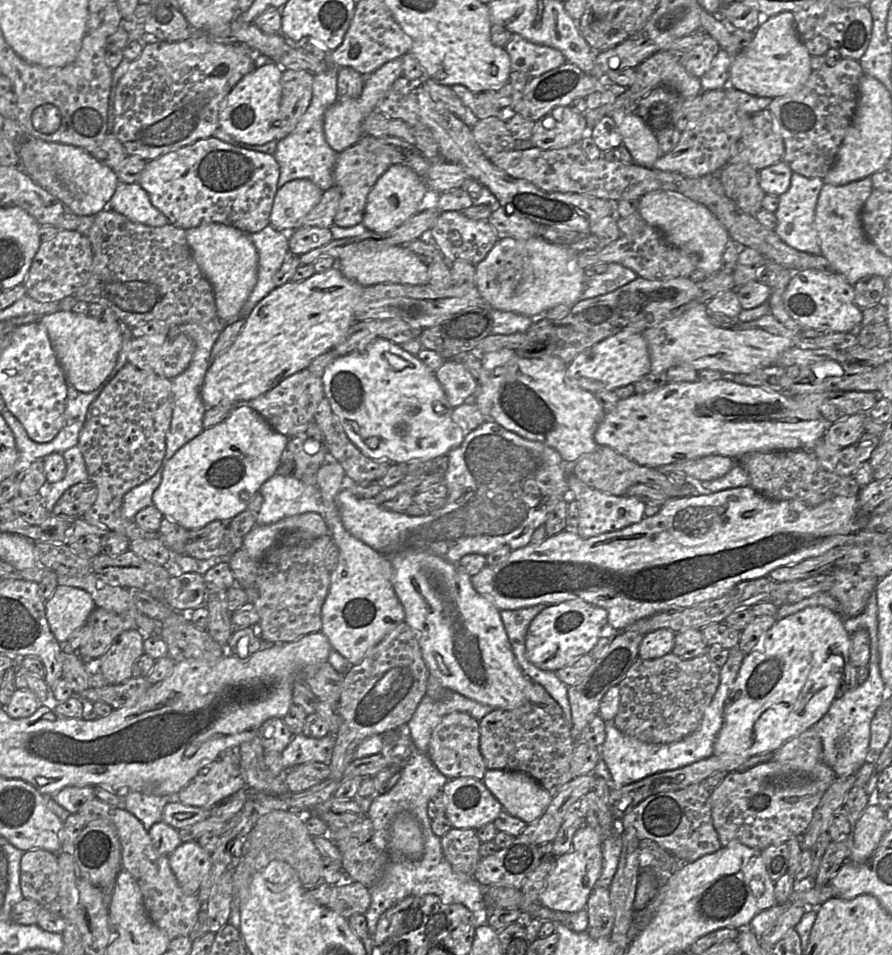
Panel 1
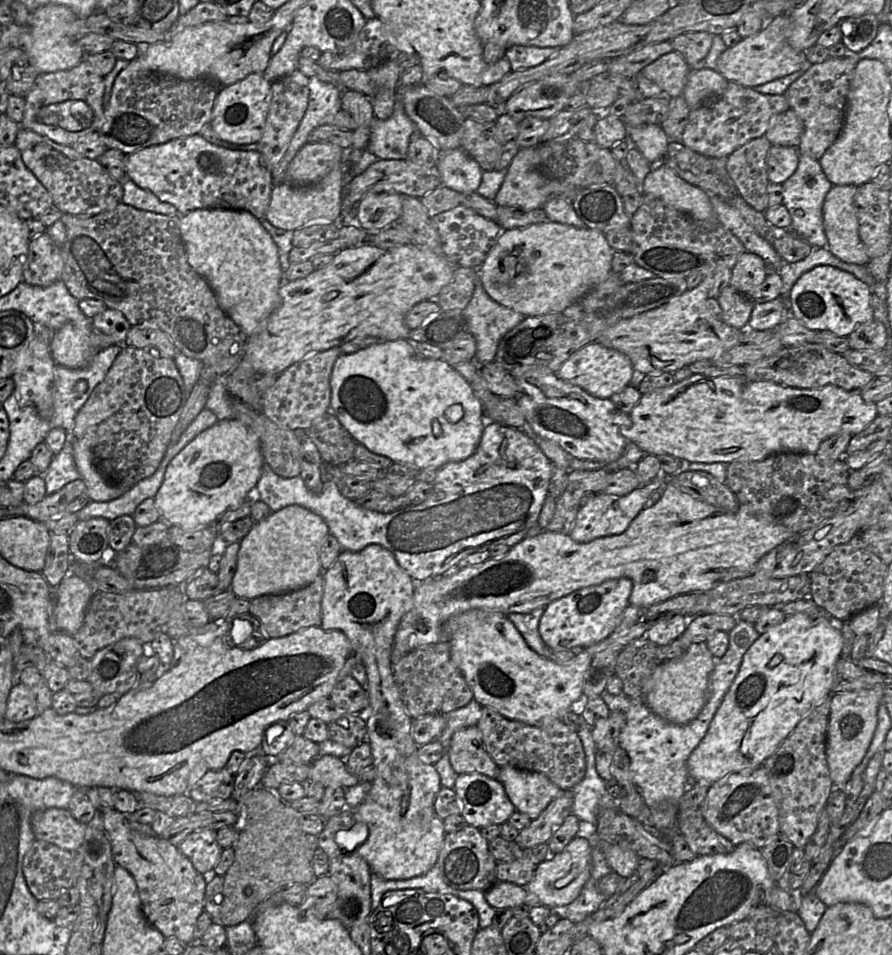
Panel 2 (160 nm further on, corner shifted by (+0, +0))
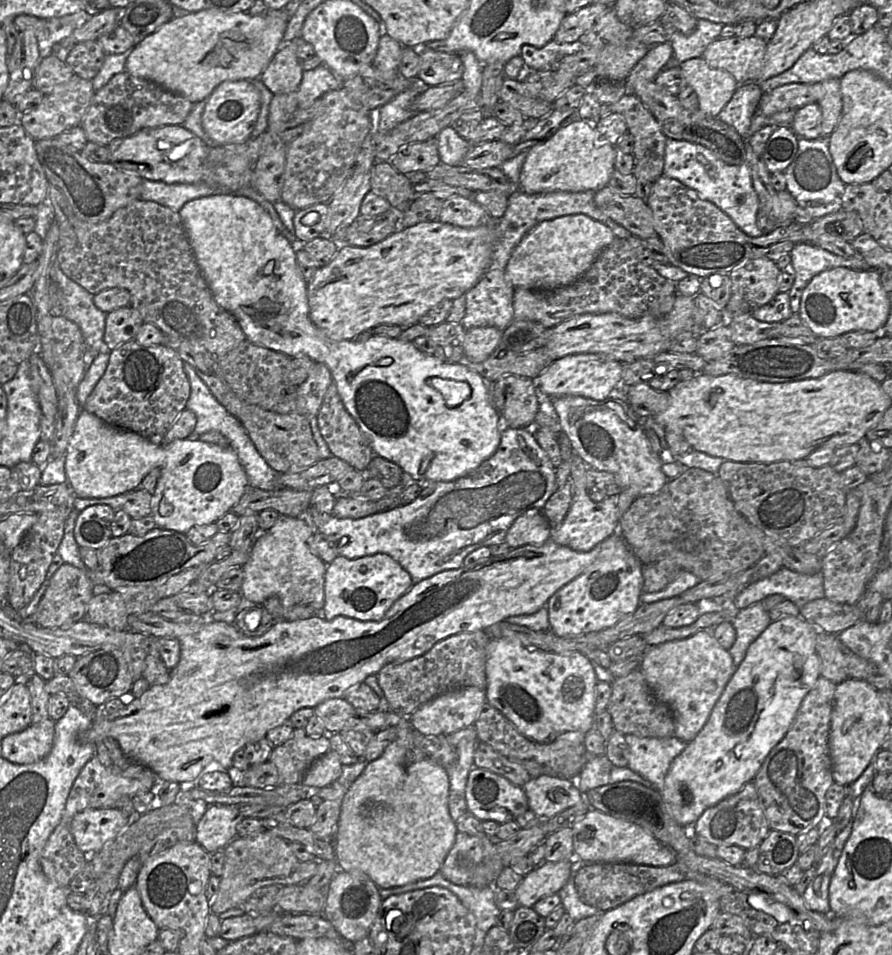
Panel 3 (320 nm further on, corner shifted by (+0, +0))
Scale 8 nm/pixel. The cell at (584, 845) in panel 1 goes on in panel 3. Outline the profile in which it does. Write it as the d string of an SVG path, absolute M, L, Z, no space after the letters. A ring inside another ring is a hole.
M571 861L543 862L525 875L515 890L519 906L533 907L542 898L557 894L571 874Z

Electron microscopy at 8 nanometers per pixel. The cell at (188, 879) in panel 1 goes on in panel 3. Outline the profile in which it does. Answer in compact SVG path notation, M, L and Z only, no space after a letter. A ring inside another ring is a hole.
M211 805L206 808L204 815L196 826L195 842L209 853L222 850L237 837L237 825L242 819L237 805Z

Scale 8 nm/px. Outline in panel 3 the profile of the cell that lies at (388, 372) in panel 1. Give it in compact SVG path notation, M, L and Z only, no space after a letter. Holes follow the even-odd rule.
M236 194L209 195L186 203L179 211L179 214L197 265L216 303L235 317L242 331L245 333L246 339L250 342L281 352L291 358L295 356L308 356L314 362L326 364L331 371L333 381L336 383L338 393L346 410L357 422L362 433L368 439L373 453L376 456L383 457L396 463L402 468L405 474L414 480L427 479L431 481L452 481L466 476L470 472L474 471L485 460L494 454L500 444L502 432L509 427L506 420L501 415L499 407L491 402L490 384L480 374L471 370L467 366L460 363L446 363L435 355L428 355L421 352L412 342L403 341L400 338L389 338L386 336L375 335L373 333L363 333L354 339L341 341L335 341L328 337L327 334L322 329L318 328L310 319L307 297L308 283L303 278L296 262L297 246L290 243L278 231L268 213L255 201ZM432 377L467 382L471 387L471 395L460 405L450 407L445 403L441 393L430 385L430 378Z

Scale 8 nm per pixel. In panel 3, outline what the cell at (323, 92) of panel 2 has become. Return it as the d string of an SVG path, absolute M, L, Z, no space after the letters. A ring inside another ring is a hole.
M325 65L303 71L301 83L296 91L298 96L298 109L306 109L325 93L341 88L340 80Z

